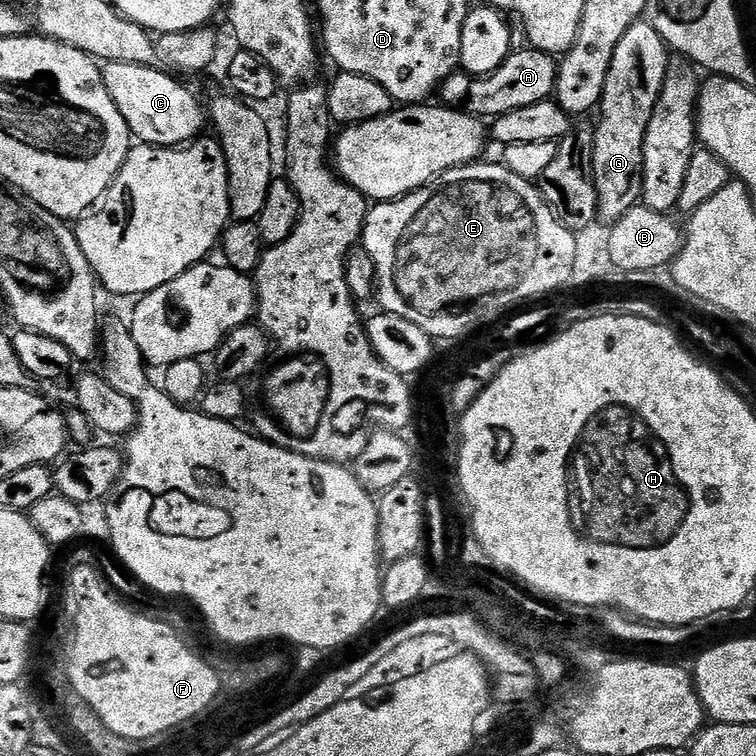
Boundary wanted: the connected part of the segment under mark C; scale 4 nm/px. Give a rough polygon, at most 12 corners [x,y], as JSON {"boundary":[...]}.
{"boundary":[[105,63],[104,85],[140,144],[179,148],[205,109],[156,66]]}

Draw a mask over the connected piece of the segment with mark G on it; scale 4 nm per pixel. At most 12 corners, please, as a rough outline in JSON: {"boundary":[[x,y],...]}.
{"boundary":[[630,26],[598,109],[596,215],[615,224],[641,199],[646,126],[668,45]]}

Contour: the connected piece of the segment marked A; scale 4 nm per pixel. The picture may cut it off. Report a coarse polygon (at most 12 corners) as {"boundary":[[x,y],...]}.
{"boundary":[[525,47],[489,76],[457,70],[443,107],[477,118],[549,99],[557,61]]}

